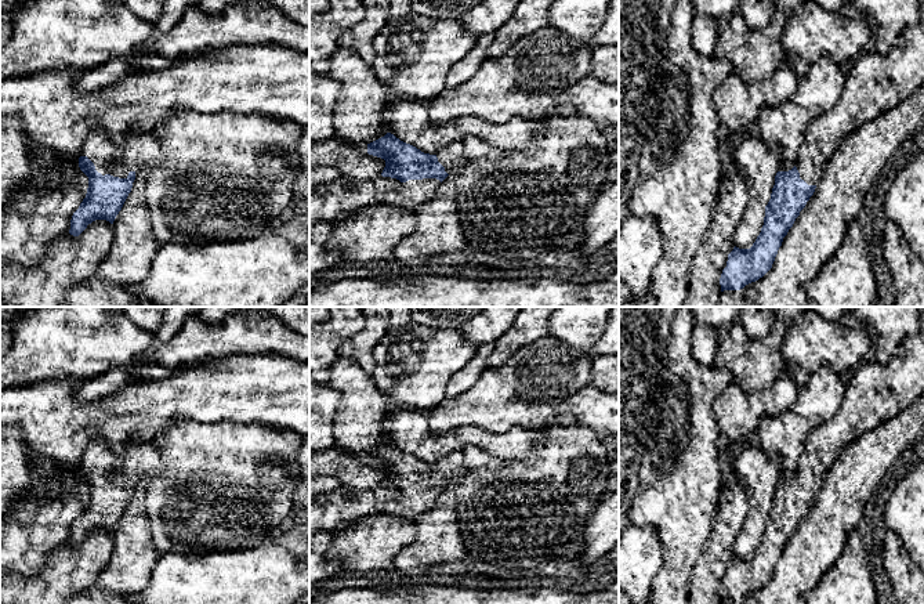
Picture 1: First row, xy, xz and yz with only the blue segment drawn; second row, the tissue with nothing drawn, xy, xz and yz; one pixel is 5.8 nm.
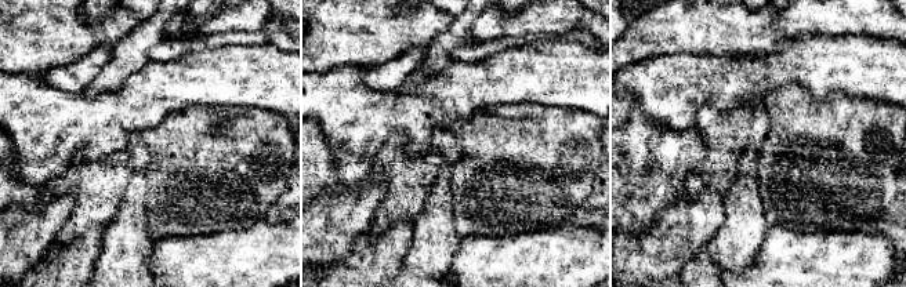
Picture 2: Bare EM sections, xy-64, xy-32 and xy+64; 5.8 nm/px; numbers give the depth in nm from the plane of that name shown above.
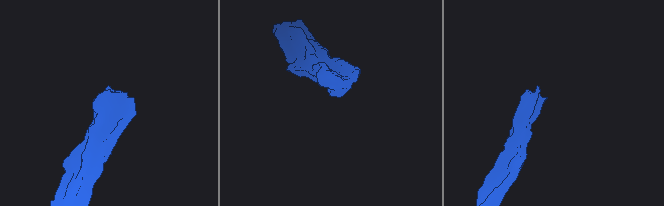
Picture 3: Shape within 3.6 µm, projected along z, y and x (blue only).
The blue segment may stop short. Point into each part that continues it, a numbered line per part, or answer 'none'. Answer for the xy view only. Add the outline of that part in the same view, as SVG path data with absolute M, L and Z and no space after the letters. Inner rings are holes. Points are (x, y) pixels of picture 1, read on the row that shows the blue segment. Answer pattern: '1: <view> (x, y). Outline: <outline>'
1: xy (140, 147). Outline: M138 127L128 130L122 147L115 145L105 133L95 130L86 140L81 153L94 163L98 173L119 178L127 178L134 167L160 158L156 129L145 131Z

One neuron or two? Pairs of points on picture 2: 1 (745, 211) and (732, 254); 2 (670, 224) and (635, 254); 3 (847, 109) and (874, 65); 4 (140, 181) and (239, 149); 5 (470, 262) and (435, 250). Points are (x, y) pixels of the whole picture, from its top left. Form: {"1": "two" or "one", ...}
{"1": "one", "2": "one", "3": "two", "4": "two", "5": "two"}

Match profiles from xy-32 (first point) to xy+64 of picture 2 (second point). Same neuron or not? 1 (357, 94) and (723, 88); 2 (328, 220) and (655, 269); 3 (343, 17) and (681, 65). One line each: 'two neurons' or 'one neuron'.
1: one neuron
2: two neurons
3: two neurons

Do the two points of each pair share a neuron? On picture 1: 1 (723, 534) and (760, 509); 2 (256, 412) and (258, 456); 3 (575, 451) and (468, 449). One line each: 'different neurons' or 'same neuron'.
1: different neurons
2: different neurons
3: same neuron

